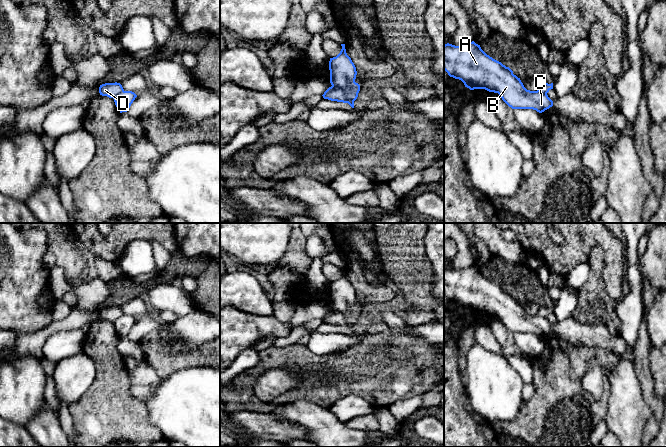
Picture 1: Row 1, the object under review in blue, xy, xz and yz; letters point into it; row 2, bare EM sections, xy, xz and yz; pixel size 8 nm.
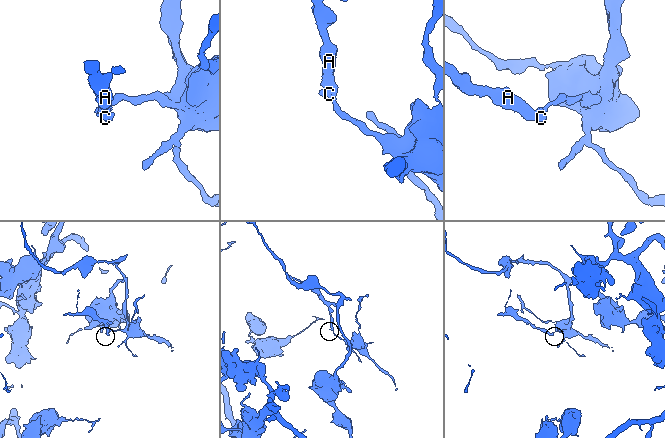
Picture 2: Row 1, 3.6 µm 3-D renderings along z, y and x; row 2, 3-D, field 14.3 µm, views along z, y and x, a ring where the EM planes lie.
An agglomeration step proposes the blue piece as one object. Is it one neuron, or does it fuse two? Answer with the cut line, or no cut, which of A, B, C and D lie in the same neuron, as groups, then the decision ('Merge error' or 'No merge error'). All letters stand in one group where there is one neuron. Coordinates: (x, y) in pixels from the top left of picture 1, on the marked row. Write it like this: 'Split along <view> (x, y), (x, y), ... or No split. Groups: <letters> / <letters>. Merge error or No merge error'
Split along xz (331, 86), (340, 88), (344, 95), (353, 101). Groups: A B C / D. Merge error

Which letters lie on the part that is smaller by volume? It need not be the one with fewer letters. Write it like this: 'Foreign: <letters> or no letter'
Foreign: A, B, C

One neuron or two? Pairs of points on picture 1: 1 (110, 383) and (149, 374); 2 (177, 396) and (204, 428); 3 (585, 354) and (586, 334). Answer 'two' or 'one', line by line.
1: two
2: one
3: two

